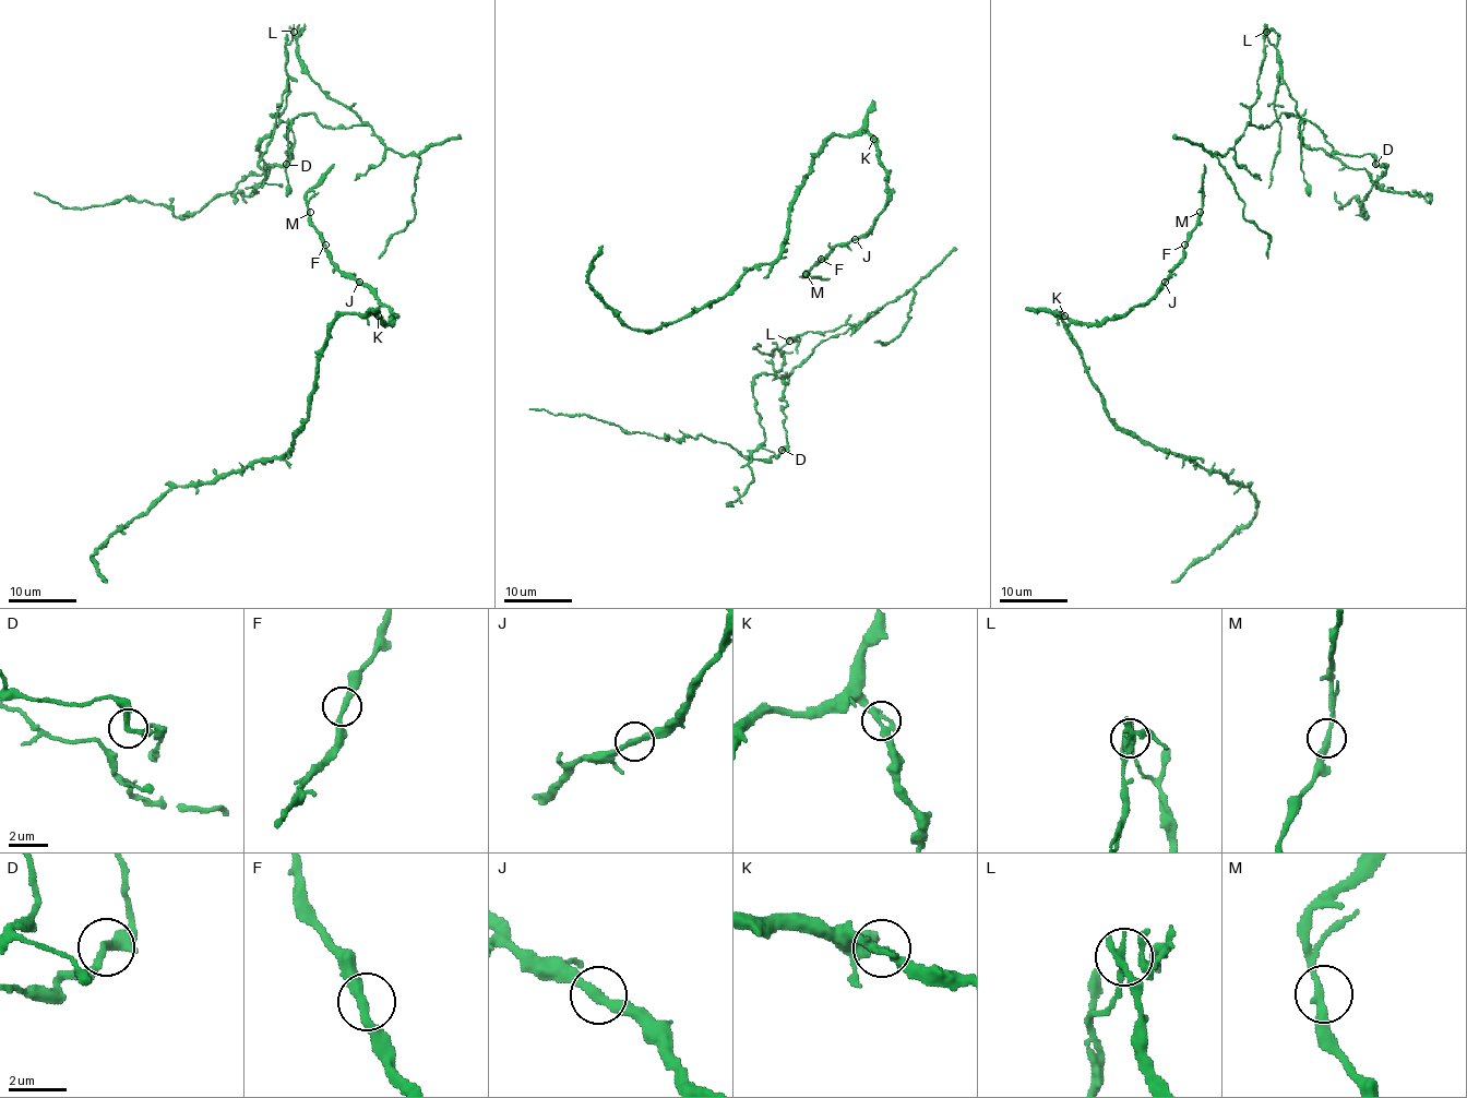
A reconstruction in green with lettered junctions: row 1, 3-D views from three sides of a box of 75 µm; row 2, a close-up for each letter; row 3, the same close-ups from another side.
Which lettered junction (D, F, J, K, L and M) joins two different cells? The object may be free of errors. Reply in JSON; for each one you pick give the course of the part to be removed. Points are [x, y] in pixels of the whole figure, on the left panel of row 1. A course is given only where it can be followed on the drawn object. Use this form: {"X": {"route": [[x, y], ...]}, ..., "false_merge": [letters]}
{"L": {"route": [[293, 32], [286, 47], [286, 108], [259, 144], [269, 169], [265, 180], [253, 195], [237, 193], [234, 203]]}, "false_merge": ["L"]}

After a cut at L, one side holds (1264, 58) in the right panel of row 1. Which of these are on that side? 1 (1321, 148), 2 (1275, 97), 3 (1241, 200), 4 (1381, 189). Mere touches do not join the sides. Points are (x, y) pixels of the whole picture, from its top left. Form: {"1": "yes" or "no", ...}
{"1": "no", "2": "no", "3": "yes", "4": "no"}

